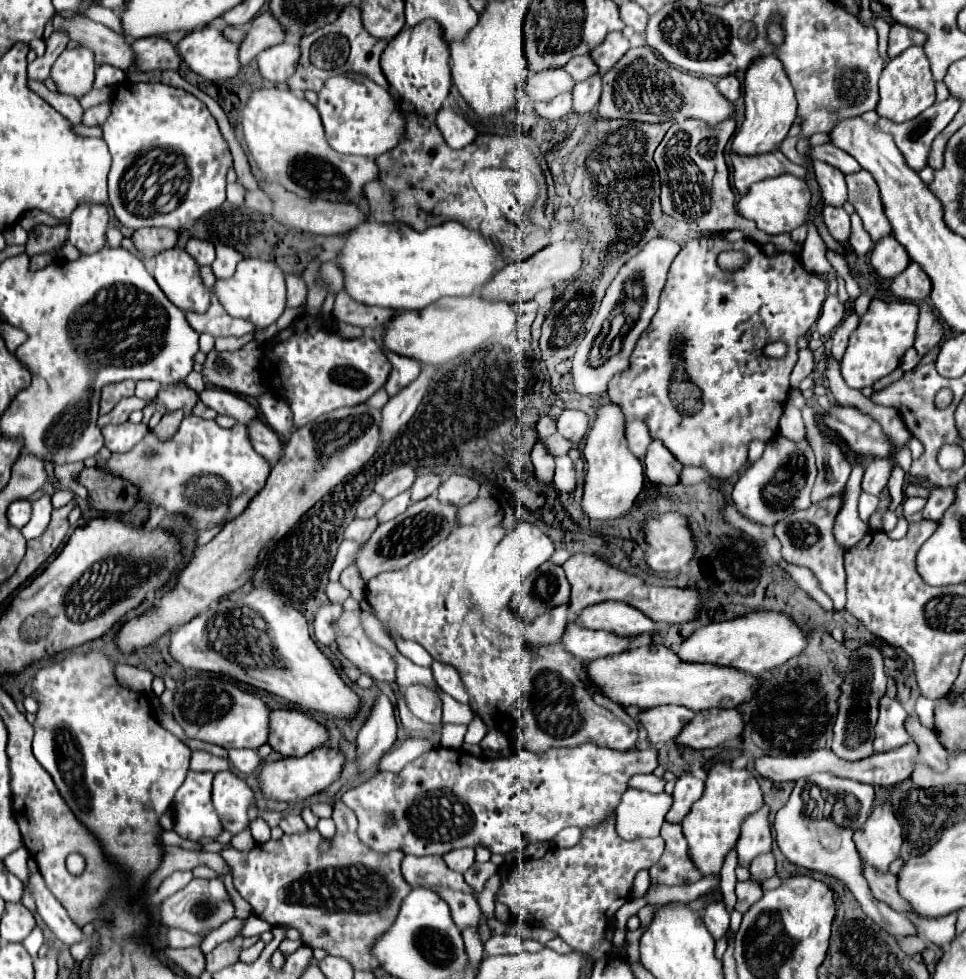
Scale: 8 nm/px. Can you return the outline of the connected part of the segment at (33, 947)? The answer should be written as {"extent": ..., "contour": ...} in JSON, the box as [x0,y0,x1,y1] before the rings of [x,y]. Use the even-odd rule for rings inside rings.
{"extent":[22,924,44,958],"contour":[[[36,924],[36,926],[34,926],[34,932],[28,934],[28,938],[26,938],[22,944],[24,944],[24,948],[30,952],[30,956],[36,958],[42,942],[44,942],[44,934],[42,934],[42,928]]]}

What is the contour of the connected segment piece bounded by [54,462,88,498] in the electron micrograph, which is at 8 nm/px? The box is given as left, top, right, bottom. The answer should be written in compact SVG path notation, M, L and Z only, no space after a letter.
M74 462L74 464L66 464L66 466L56 466L54 468L56 482L60 486L64 486L64 488L72 488L78 498L86 498L88 496L86 488L82 484L78 484L78 480L76 480L76 476L82 472L82 468L84 468L82 462Z

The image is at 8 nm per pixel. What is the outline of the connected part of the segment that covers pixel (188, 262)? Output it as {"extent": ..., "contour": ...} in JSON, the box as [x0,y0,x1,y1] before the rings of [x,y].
{"extent":[154,246,210,312],"contour":[[[174,246],[156,254],[154,280],[166,298],[184,312],[204,312],[210,306],[210,290],[200,282],[200,266],[184,250]]]}

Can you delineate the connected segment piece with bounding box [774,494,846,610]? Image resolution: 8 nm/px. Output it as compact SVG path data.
M842 494L824 498L812 504L808 510L798 510L788 518L776 522L774 534L782 542L782 558L788 564L798 564L810 568L822 590L832 598L834 610L842 610L846 604L846 574L844 574L844 548L834 538L834 520L842 508Z

